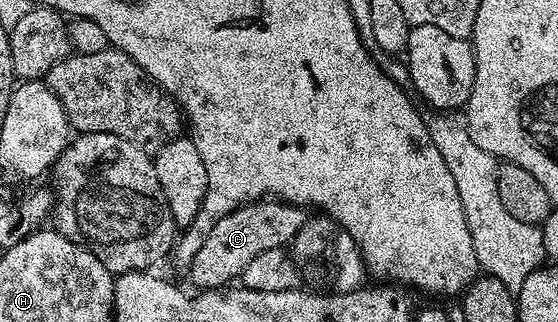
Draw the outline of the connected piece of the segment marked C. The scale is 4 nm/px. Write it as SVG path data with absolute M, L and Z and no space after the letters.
M273 199L257 200L234 209L206 232L202 249L198 249L198 257L194 257L192 264L186 268L186 275L192 278L193 288L196 289L227 288L233 281L239 280L242 269L246 269L258 253L291 244L305 220L305 208Z

